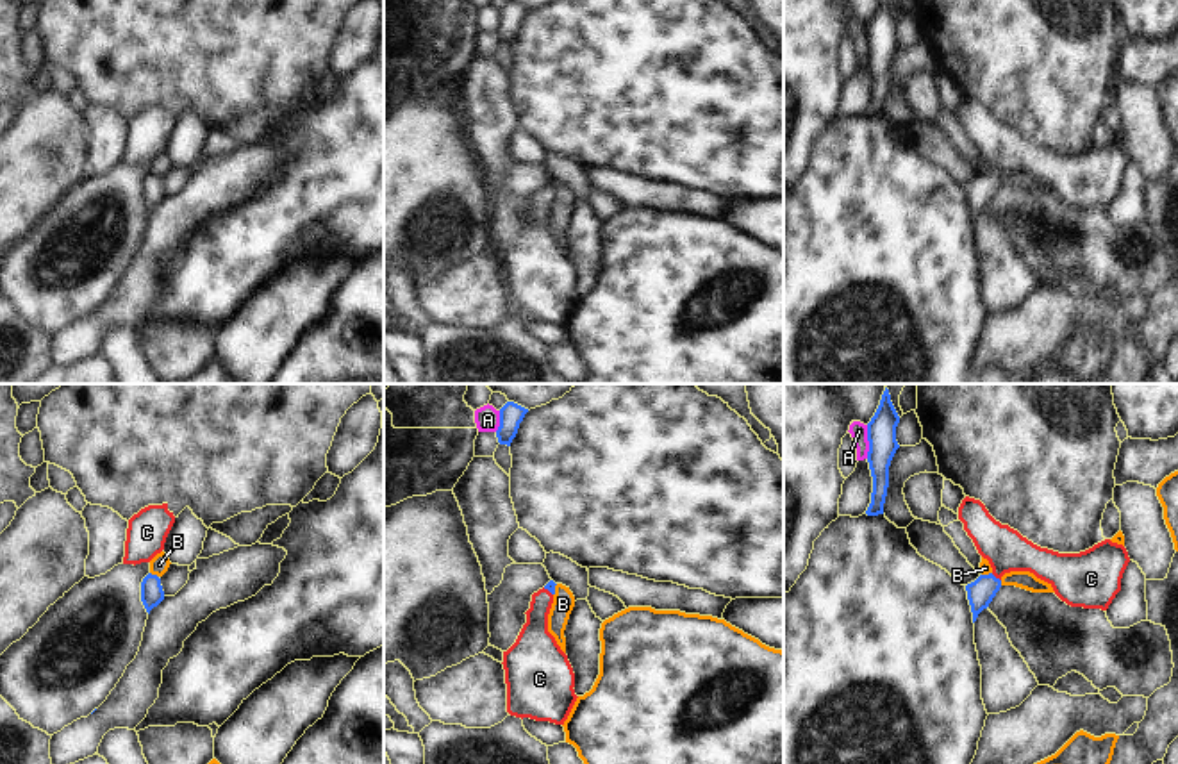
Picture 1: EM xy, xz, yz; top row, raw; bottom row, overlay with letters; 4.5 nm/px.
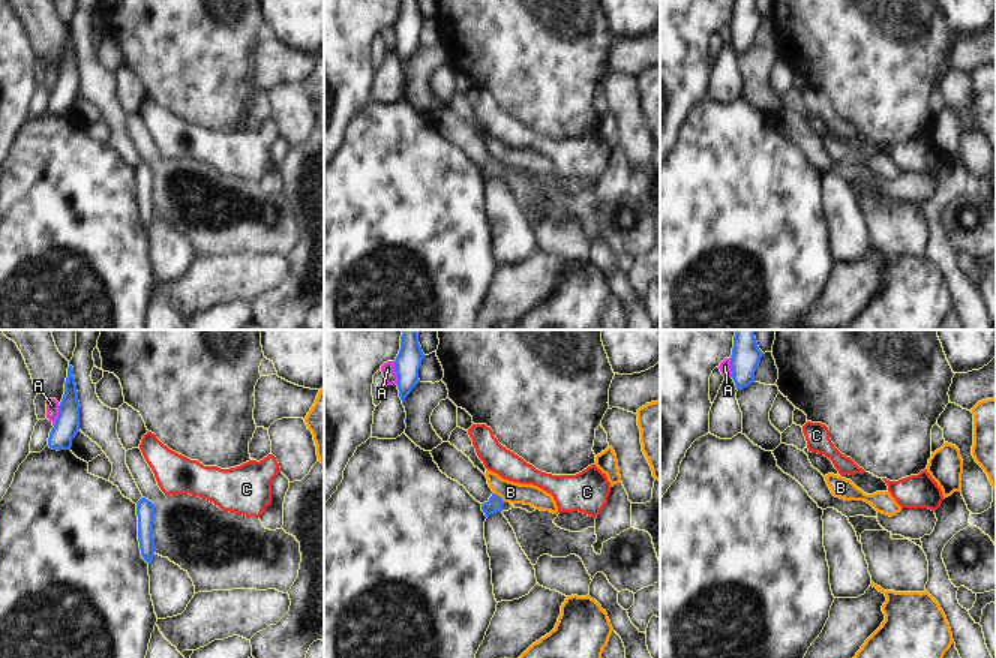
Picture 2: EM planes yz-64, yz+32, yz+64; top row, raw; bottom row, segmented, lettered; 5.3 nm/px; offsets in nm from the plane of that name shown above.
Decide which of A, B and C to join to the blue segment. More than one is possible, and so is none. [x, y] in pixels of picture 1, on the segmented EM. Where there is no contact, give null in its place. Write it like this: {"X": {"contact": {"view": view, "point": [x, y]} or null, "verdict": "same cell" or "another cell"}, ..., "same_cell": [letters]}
{"A": {"contact": {"view": "yz", "point": [868, 440]}, "verdict": "another cell"}, "B": {"contact": {"view": "xy", "point": [154, 575]}, "verdict": "another cell"}, "C": {"contact": {"view": "yz", "point": [995, 577]}, "verdict": "same cell"}, "same_cell": ["C"]}

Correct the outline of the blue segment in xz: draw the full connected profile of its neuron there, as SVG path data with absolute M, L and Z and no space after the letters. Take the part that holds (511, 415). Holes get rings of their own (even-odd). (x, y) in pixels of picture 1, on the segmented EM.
M507 402L500 409L500 427L496 430L496 437L498 437L500 444L510 446L512 439L518 434L519 423L523 421L527 412L528 412L528 409L514 403L514 402Z

